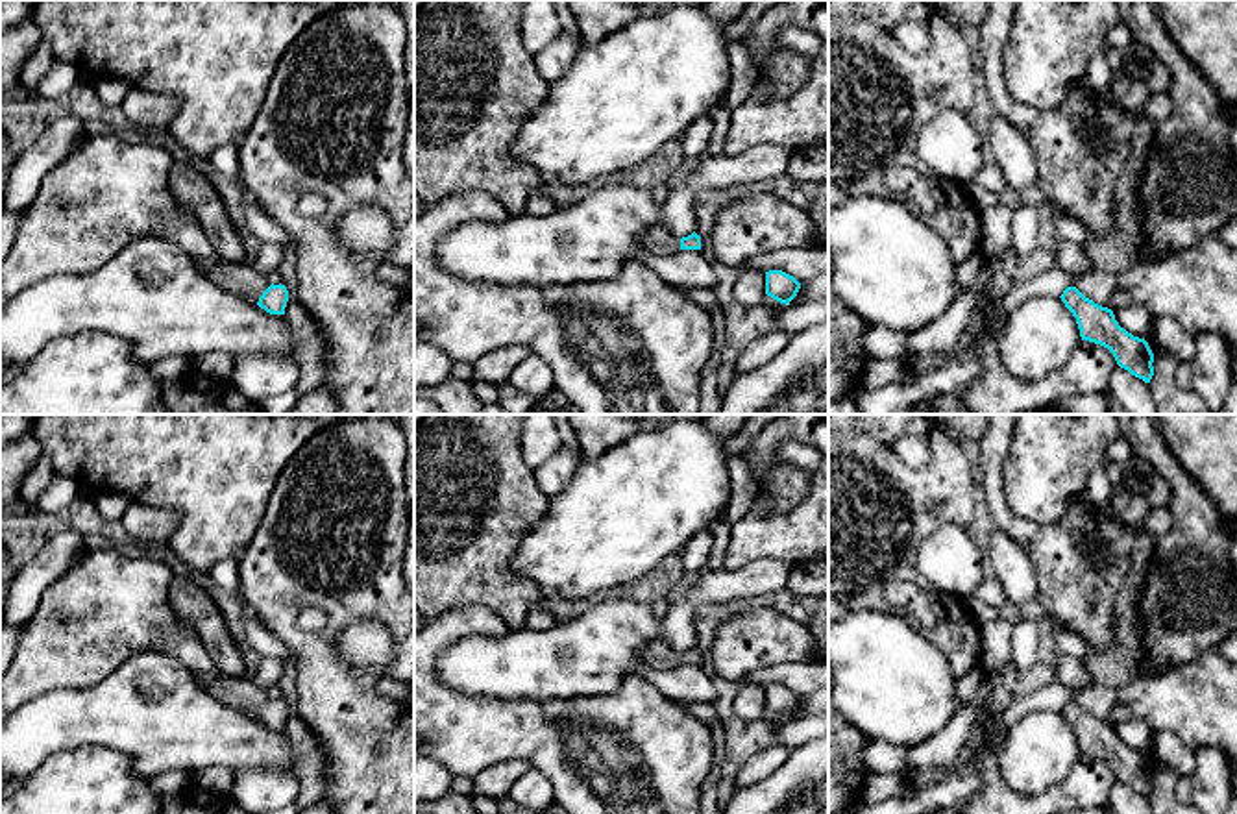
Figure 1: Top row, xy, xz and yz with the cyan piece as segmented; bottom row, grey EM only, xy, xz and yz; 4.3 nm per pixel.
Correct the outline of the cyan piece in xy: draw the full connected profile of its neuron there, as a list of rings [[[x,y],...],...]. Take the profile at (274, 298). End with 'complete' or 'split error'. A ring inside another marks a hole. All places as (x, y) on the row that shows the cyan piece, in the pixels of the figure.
[[[218,259],[205,272],[218,287],[231,290],[264,309],[270,314],[285,314],[288,290],[285,285],[274,285],[259,274],[251,261],[229,263]]]; split error

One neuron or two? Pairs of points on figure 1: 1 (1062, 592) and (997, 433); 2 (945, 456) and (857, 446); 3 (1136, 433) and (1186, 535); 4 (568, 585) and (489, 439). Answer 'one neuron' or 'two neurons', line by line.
1: one neuron
2: one neuron
3: one neuron
4: two neurons

